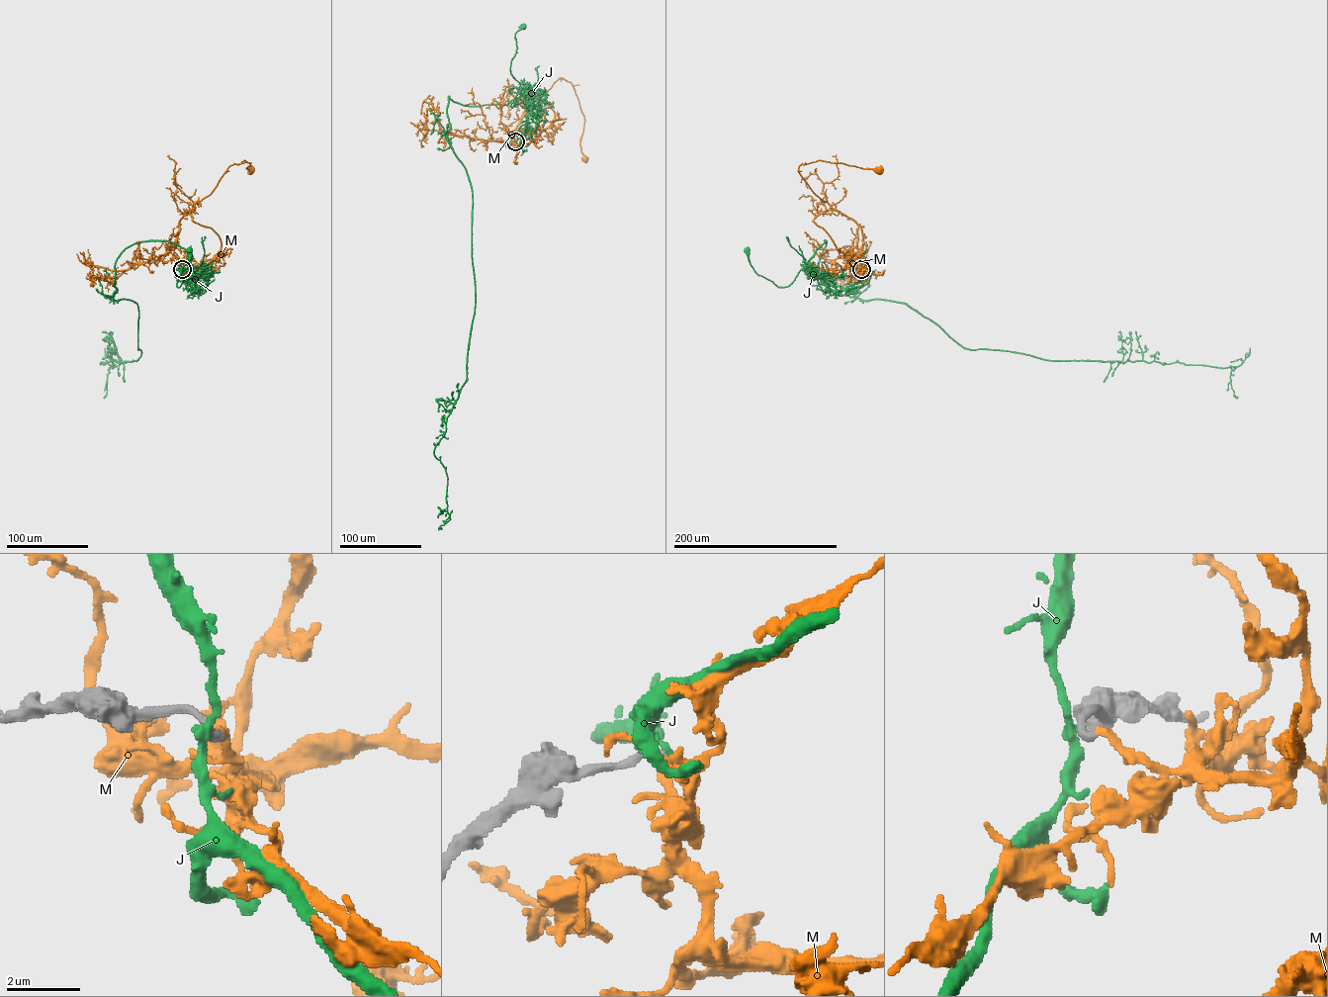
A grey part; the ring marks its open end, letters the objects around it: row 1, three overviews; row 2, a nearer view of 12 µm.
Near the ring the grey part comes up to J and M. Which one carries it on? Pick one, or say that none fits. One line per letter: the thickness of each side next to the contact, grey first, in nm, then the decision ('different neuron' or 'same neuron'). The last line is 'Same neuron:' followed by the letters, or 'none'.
J: 280 nm thick on the grey side, 240 nm on the other; different neuron
M: 240 nm thick on the grey side, 150 nm on the other; same neuron
Same neuron: M

